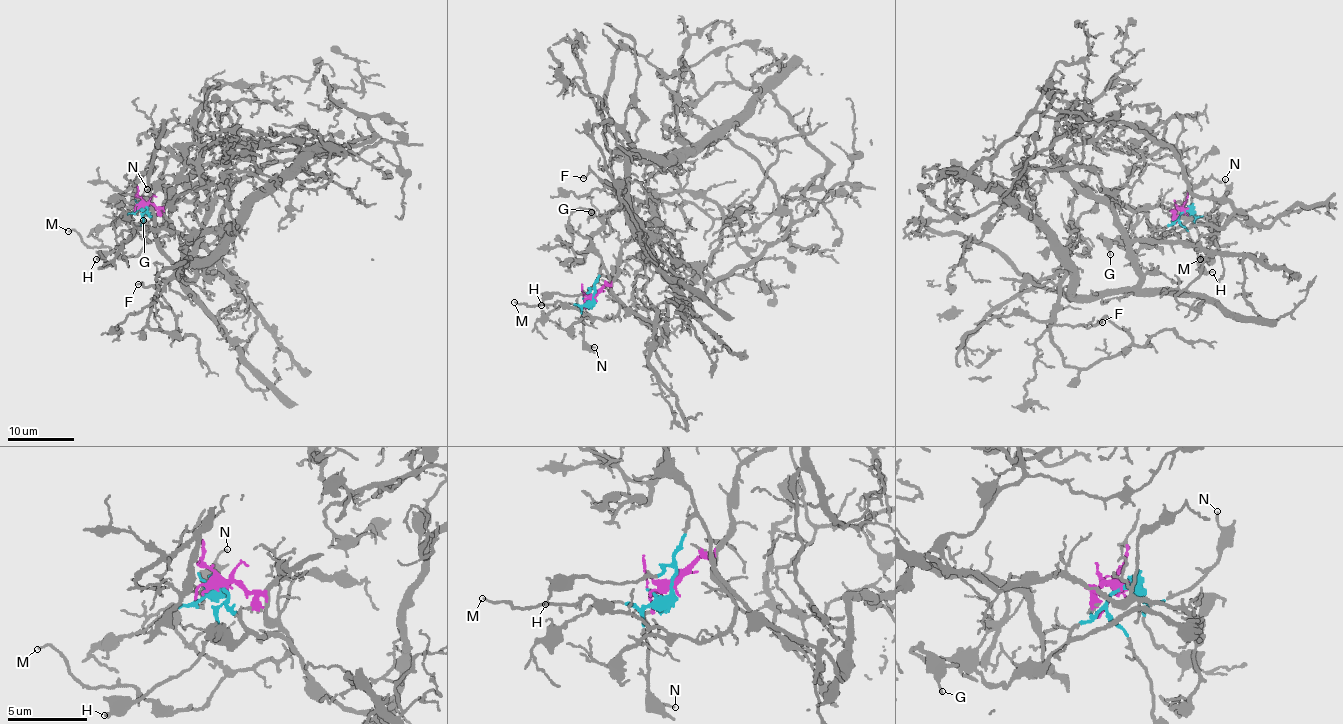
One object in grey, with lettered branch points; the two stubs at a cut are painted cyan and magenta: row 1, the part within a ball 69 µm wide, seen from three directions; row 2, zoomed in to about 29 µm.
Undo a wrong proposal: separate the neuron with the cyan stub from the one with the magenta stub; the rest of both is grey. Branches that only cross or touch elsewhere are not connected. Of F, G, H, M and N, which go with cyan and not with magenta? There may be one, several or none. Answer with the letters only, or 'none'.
G, H, N

